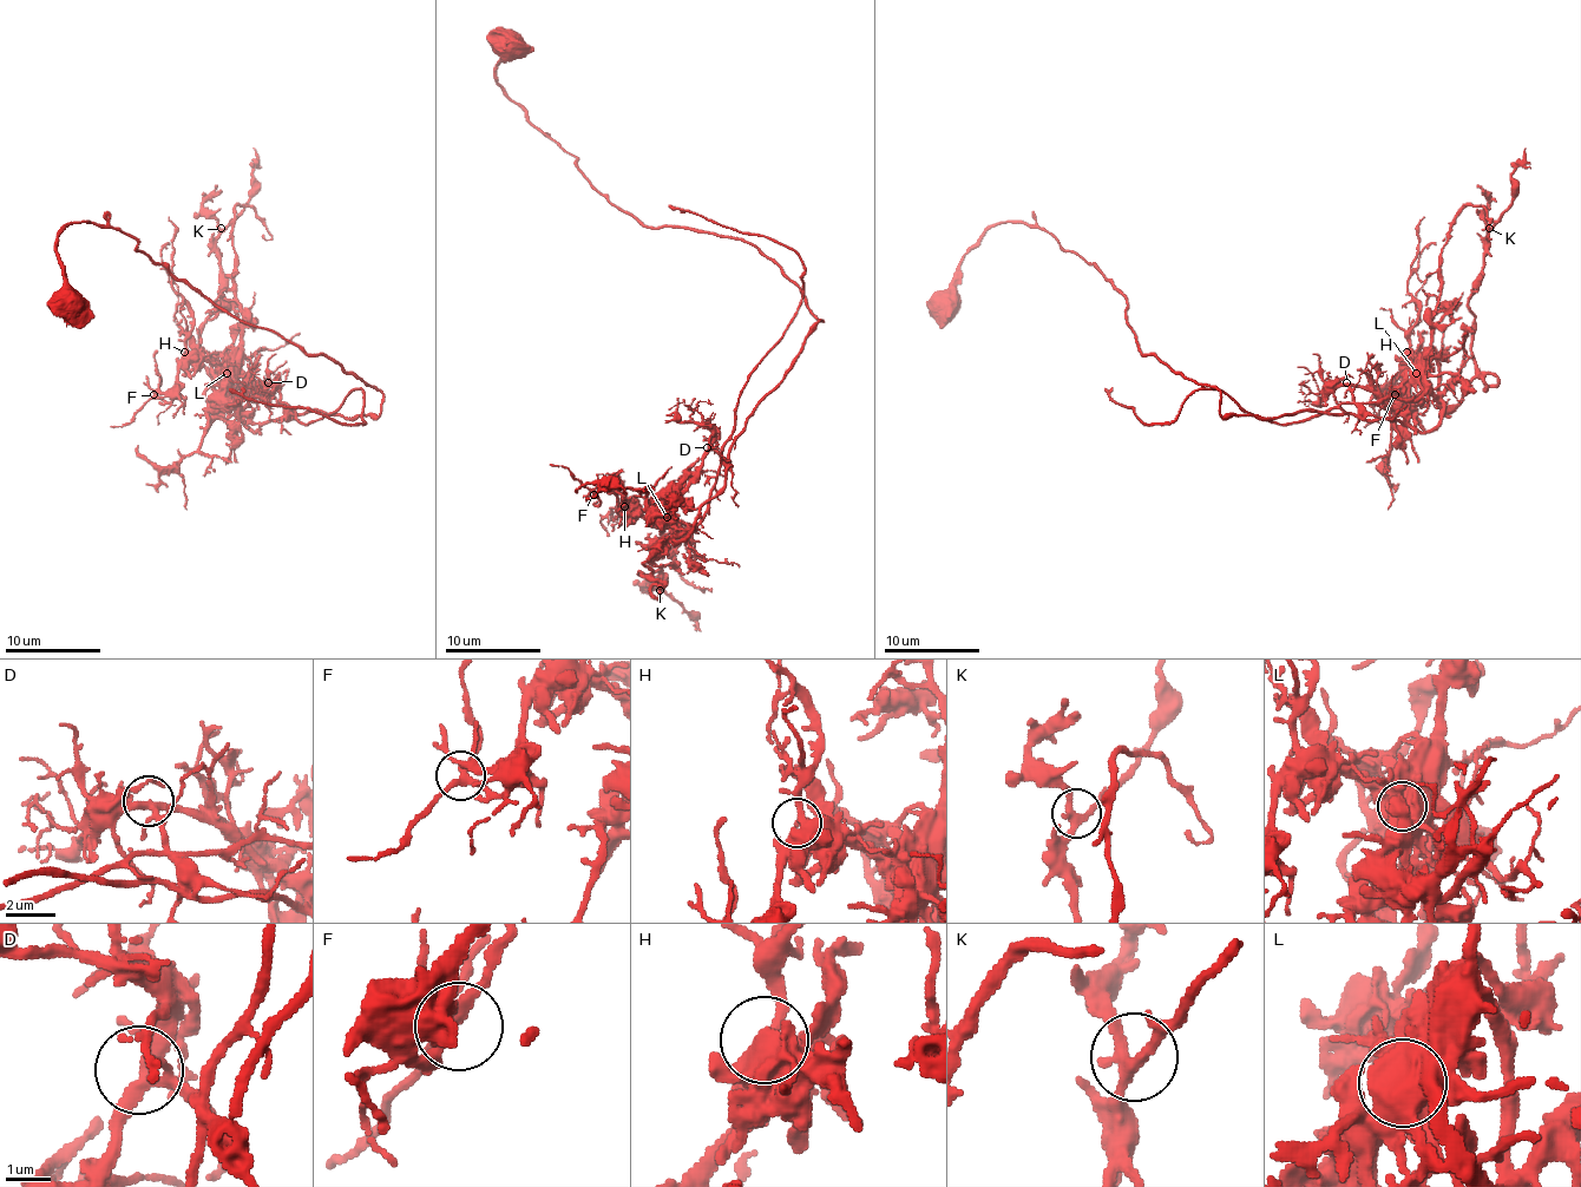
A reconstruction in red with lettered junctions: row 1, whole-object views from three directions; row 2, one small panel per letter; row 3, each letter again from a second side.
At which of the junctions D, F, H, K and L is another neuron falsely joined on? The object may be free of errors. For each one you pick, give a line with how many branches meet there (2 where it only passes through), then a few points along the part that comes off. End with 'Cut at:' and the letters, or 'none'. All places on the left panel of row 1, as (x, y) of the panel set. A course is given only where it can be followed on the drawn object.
L: 2 | (228, 373), (235, 368), (301, 424), (332, 414), (351, 392), (362, 389), (362, 424), (254, 401), (230, 387)
Cut at: L

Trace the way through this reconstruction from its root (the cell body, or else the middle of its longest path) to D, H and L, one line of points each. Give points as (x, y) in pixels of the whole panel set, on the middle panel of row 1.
D: (512, 43), (496, 80), (601, 192), (645, 225), (753, 242), (805, 300), (750, 375), (723, 450), (707, 447)
H: (512, 43), (496, 80), (601, 192), (645, 225), (753, 242), (805, 300), (723, 450), (671, 506), (624, 506)
L: (512, 43), (496, 80), (601, 192), (645, 225), (753, 242), (805, 300), (750, 375), (723, 450), (667, 516)

